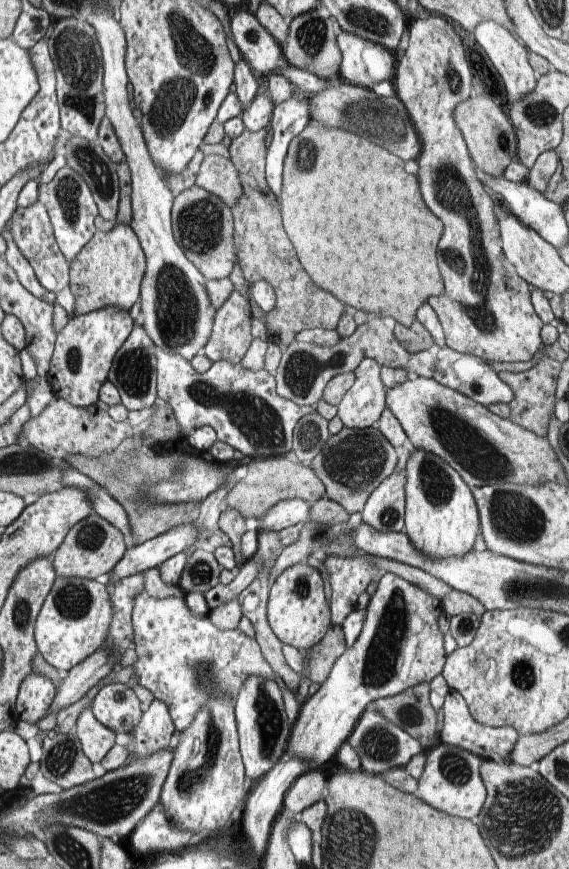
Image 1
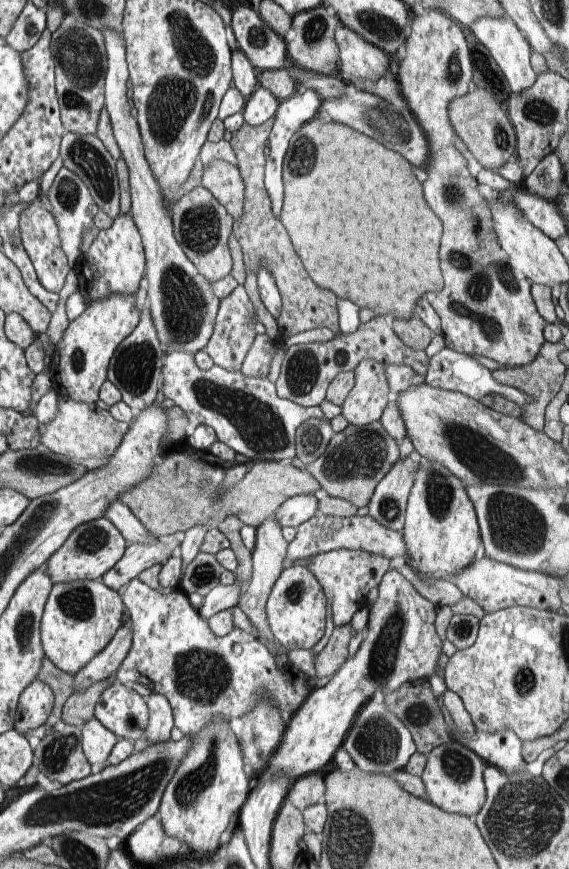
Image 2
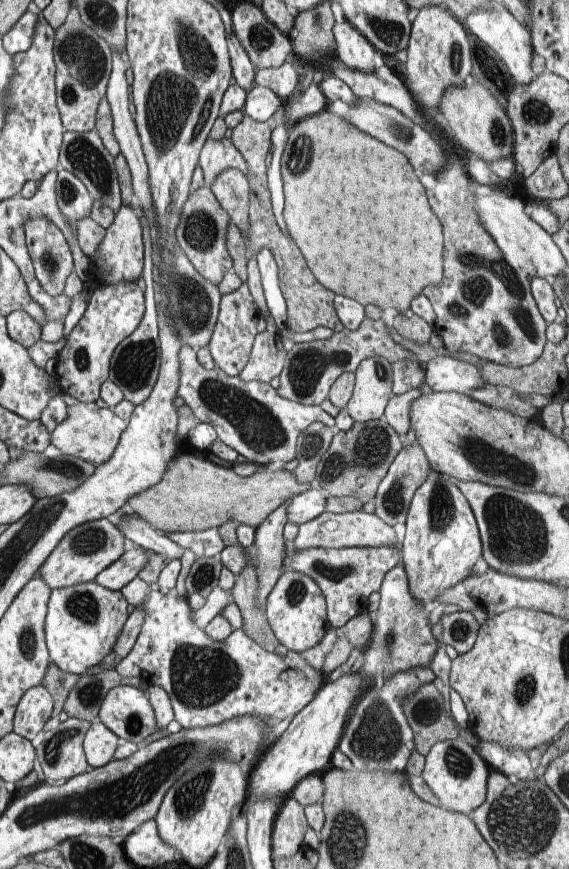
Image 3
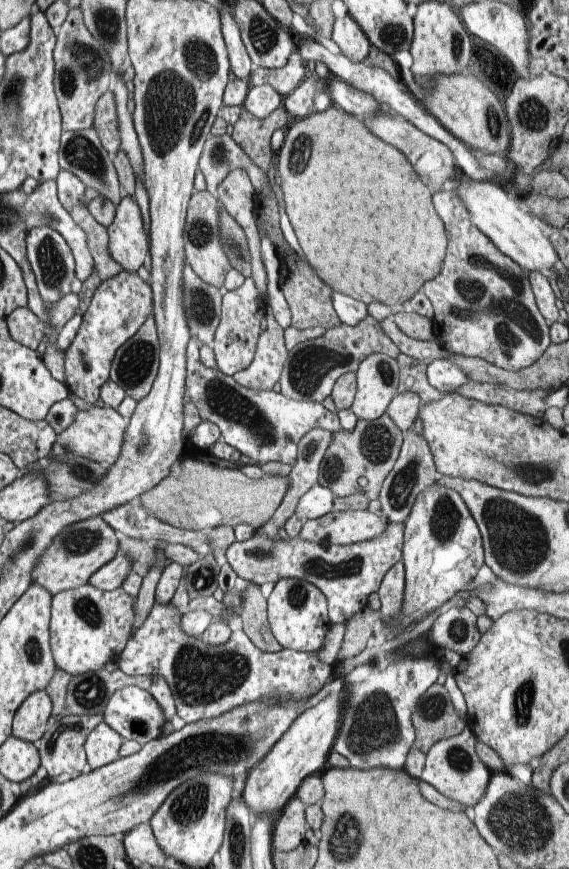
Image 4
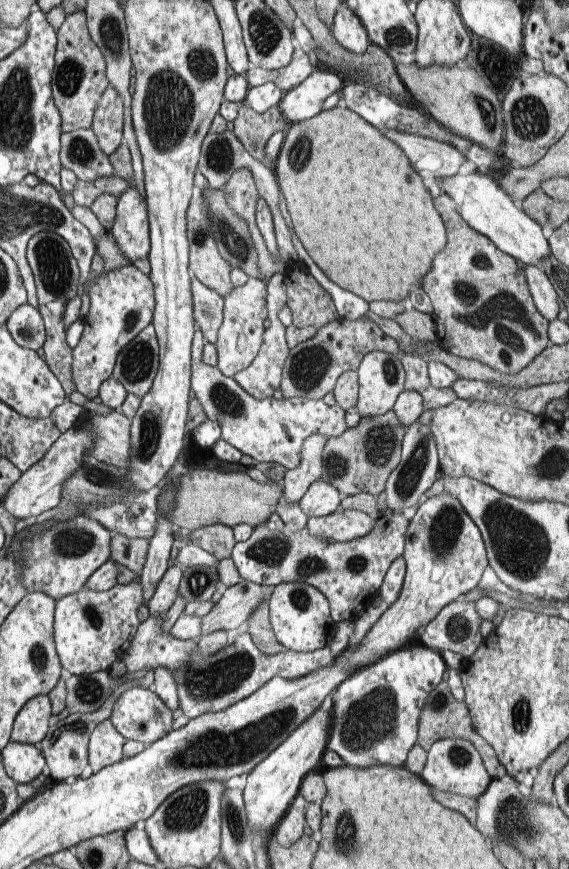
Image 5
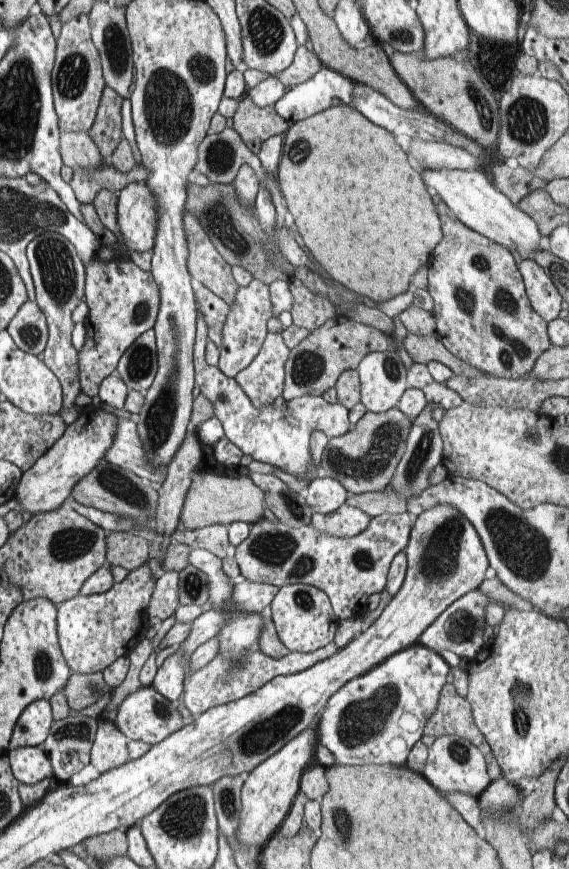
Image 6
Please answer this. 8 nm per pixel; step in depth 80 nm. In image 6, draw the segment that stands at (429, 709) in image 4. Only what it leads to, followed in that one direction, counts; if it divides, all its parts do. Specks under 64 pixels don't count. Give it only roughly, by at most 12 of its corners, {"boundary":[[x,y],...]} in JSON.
{"boundary":[[443,686],[421,741],[442,735],[468,739],[483,752],[491,780],[503,776],[475,725],[470,701]]}

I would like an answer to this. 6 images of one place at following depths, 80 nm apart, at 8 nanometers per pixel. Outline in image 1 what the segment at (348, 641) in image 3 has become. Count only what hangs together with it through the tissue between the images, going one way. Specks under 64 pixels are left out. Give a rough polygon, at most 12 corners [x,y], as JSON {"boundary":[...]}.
{"boundary":[[342,625],[306,651],[307,675],[322,684],[344,654]]}

